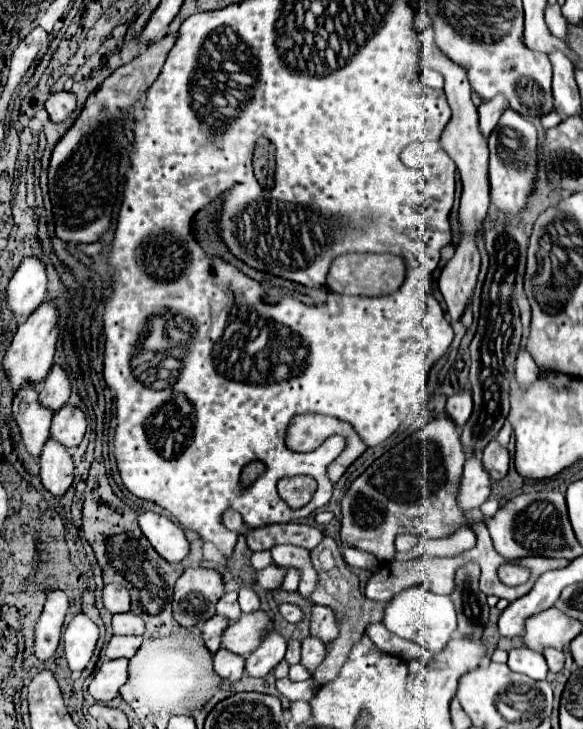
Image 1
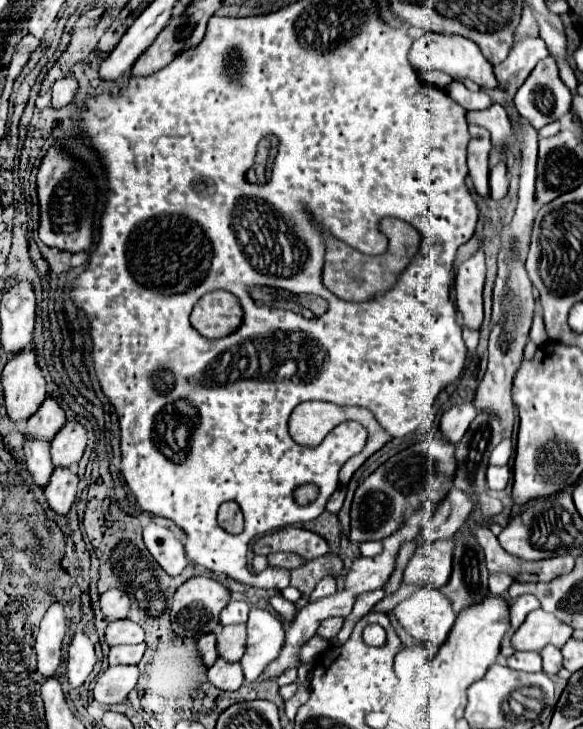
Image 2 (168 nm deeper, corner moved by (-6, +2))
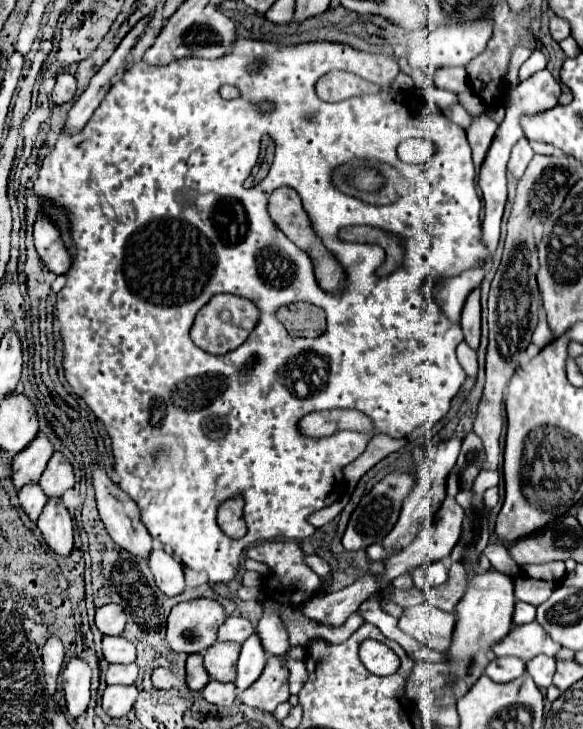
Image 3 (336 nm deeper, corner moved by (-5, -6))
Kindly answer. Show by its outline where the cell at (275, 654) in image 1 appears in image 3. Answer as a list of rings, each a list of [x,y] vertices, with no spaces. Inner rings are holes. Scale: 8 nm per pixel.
[[[255,632],[241,646],[241,656],[237,662],[237,680],[235,680],[235,686],[239,692],[247,690],[261,676],[265,662],[267,662],[265,650],[261,648],[261,638]]]

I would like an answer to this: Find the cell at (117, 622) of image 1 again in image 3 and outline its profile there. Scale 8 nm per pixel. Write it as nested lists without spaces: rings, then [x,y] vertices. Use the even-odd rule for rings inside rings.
[[[103,636],[103,656],[109,664],[129,664],[137,658],[137,648],[133,642],[125,640],[125,636]]]

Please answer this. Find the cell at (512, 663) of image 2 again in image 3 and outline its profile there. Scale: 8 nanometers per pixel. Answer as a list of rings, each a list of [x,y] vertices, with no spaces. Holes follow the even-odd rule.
[[[513,656],[509,658],[497,658],[487,664],[485,674],[495,682],[511,682],[525,674],[525,662],[517,660]]]

